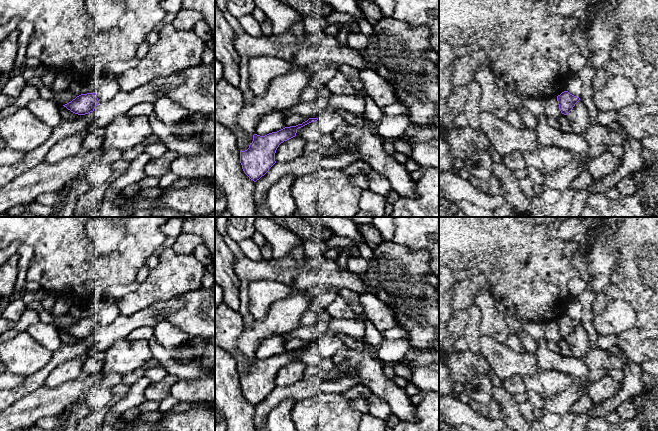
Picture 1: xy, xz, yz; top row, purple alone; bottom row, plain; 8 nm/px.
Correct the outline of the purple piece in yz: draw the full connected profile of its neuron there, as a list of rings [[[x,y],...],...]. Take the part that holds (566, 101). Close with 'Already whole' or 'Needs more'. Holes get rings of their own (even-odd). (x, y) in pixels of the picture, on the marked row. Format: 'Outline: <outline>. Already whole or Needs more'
Outline: [[[564,91],[557,96],[559,109],[564,115],[567,115],[579,100],[579,97],[570,94],[568,91]]]. Already whole

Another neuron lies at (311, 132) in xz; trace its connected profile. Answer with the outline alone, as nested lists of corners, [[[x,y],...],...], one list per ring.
[[[325,110],[318,115],[317,121],[298,128],[295,137],[302,138],[305,141],[319,142],[324,134],[332,135],[339,126],[347,123],[348,121],[337,111]]]

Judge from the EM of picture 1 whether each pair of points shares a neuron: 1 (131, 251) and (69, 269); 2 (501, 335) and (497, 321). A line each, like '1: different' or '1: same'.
1: same
2: same

